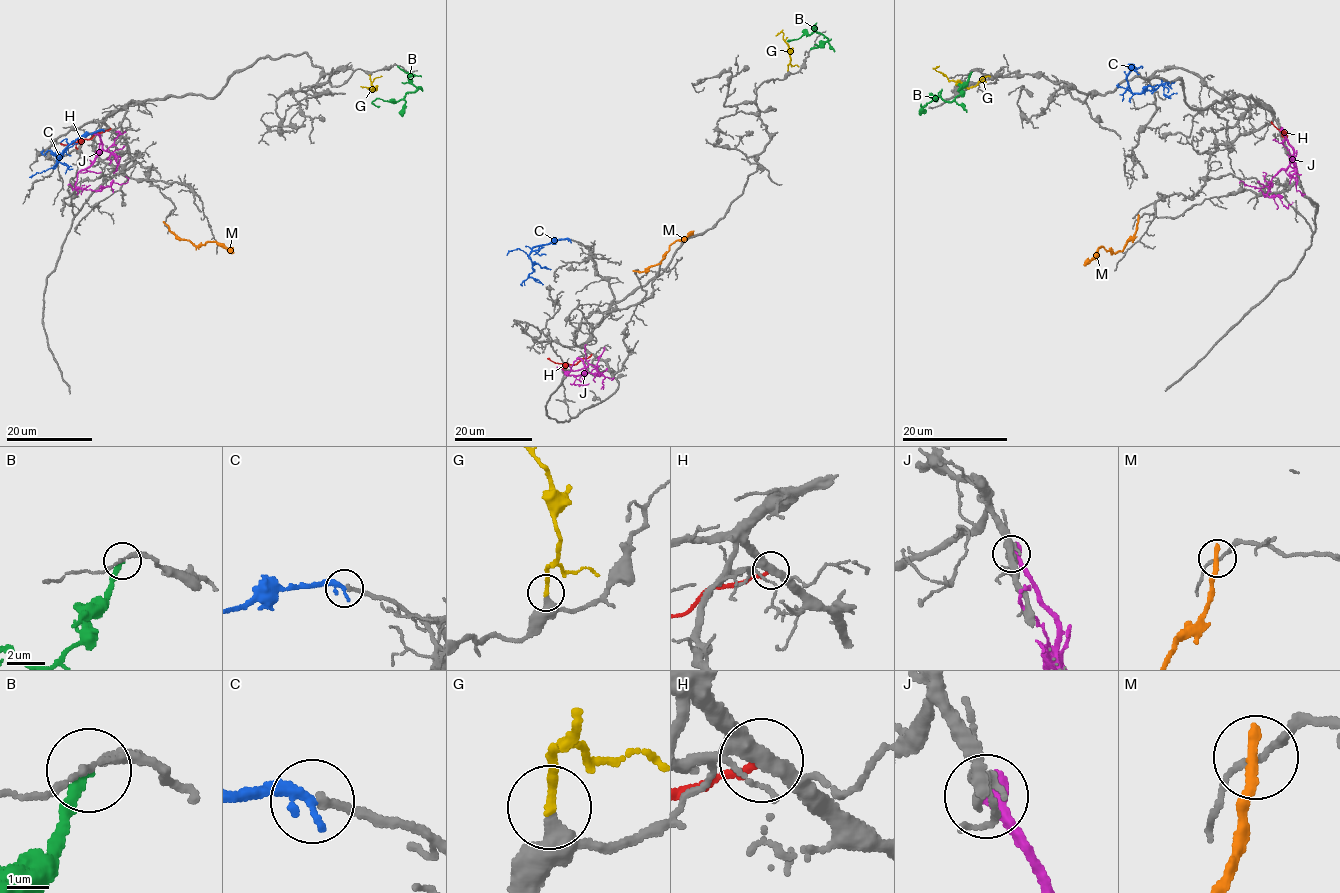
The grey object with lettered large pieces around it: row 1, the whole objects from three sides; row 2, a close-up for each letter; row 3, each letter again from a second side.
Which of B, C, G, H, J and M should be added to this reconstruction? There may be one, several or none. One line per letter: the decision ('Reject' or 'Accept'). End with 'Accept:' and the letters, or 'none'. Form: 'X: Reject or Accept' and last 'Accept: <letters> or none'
B: Reject
C: Accept
G: Accept
H: Reject
J: Reject
M: Reject
Accept: C, G

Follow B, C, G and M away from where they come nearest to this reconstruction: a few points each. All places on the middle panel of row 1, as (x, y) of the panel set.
B: (810, 49), (819, 46), (827, 38), (815, 31), (794, 39)
C: (570, 239), (552, 240), (532, 248), (529, 256), (533, 272), (529, 276), (543, 284)
G: (787, 70), (790, 49), (783, 33), (775, 35)
M: (635, 271), (639, 272), (661, 262), (670, 244), (693, 231)

